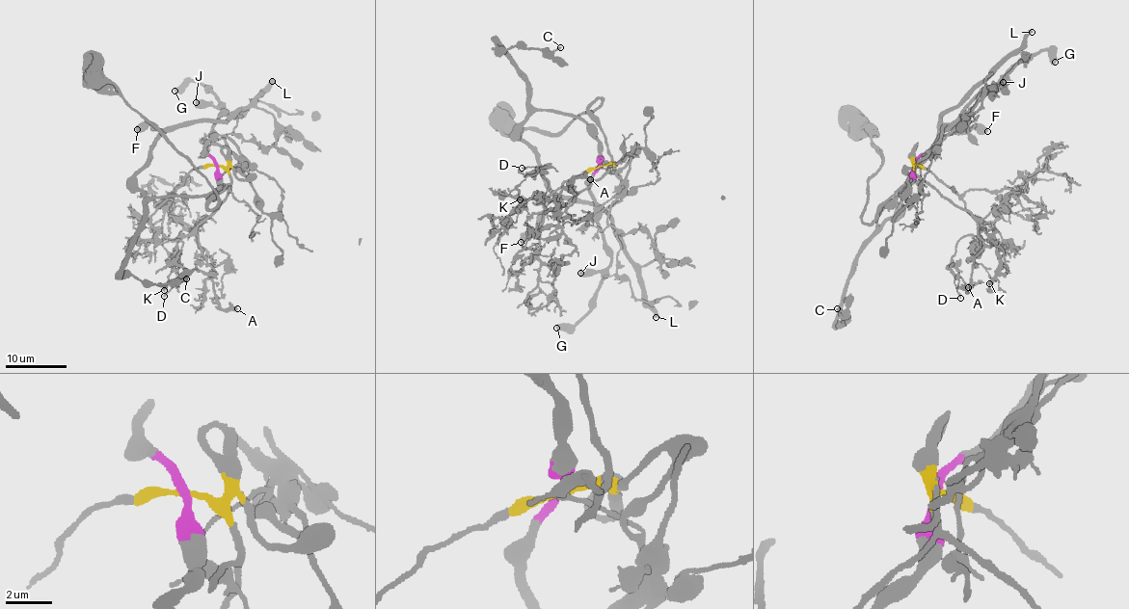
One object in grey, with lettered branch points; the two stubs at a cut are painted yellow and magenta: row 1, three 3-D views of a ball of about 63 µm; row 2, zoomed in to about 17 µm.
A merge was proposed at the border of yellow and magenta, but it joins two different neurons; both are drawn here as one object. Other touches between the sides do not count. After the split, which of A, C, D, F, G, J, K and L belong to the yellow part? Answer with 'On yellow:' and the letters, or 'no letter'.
On yellow: A, D, K

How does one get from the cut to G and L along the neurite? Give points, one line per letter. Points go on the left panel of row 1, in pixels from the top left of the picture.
G: (217, 165), (205, 149), (217, 119), (228, 112), (215, 94), (201, 85), (190, 81), (181, 83), (174, 91)
L: (217, 165), (217, 189), (198, 197), (148, 196), (135, 179), (155, 138), (206, 120), (226, 122), (273, 81)

